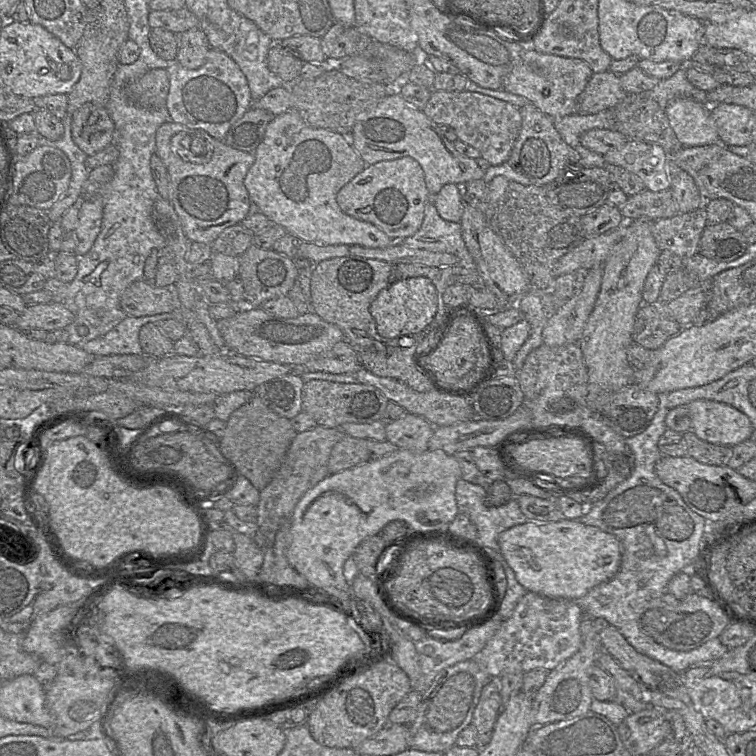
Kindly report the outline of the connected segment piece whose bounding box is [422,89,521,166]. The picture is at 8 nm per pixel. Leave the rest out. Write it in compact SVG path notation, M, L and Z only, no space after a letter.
M434 90L423 110L437 125L449 125L459 140L477 149L491 165L508 161L521 128L520 110L479 92Z

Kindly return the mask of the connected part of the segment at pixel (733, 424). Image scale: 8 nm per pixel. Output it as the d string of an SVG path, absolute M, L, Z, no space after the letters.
M699 399L690 402L687 407L692 420L691 430L708 443L733 447L750 439L754 431L749 417L729 404Z

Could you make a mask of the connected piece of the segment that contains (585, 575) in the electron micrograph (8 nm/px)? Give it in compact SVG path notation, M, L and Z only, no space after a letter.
M572 519L527 521L515 525L499 534L498 544L500 553L514 571L517 581L527 591L556 599L578 600L595 586L614 577L622 559L622 547L614 535Z

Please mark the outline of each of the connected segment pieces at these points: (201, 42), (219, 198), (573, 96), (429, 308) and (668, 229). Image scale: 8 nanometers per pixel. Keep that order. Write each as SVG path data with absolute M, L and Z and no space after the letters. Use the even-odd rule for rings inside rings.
M195 28L178 36L179 47L176 61L190 70L200 68L205 63L211 48L205 33L200 28Z
M175 122L162 124L156 132L155 153L165 165L170 180L170 202L190 242L212 245L226 228L240 224L248 215L251 204L245 177L255 161L253 152L234 149L224 141L211 144L202 137L203 130L190 129ZM178 132L189 136L189 160L184 161L171 150L171 141Z
M529 46L523 48L519 63L504 77L502 88L525 97L542 113L554 119L578 114L577 98L584 91L592 74L590 66L581 59L544 54Z
M411 277L397 281L381 290L369 307L377 333L388 339L419 333L430 325L437 312L437 292L426 277Z
M703 207L652 223L652 235L660 251L668 250L681 258L699 253L702 232L707 225Z

